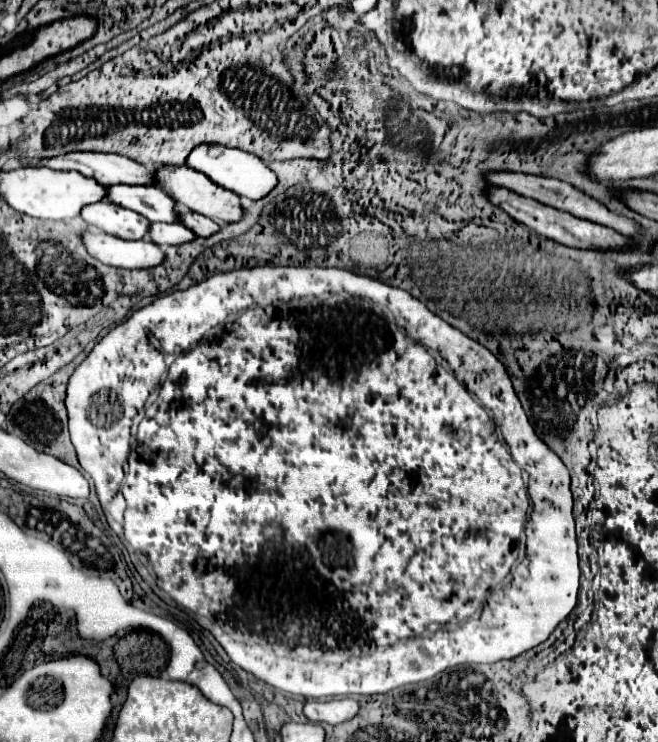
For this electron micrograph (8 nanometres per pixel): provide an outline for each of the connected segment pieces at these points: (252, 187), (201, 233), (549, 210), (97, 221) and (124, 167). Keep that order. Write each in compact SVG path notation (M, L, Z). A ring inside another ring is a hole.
M201 143L195 147L195 151L191 151L187 157L187 165L205 173L213 183L249 199L261 199L277 185L275 173L257 155L233 147L223 147L219 143Z
M183 211L183 223L181 225L185 225L197 237L209 237L215 231L219 231L217 223L213 223L211 219L207 219L207 217L199 215L199 213L193 213L193 211Z
M487 187L487 199L491 205L503 209L505 213L509 213L515 221L527 225L531 231L543 235L543 237L549 237L549 239L555 239L563 245L569 245L569 247L625 247L629 243L627 237L623 237L621 233L609 229L609 227L603 227L603 225L597 225L597 223L591 223L591 221L585 221L585 219L579 219L579 217L573 217L571 213L565 213L565 211L559 211L555 207L549 207L549 205L543 205L535 199L529 199L529 197L523 197L523 195L517 195L509 189L503 189L503 187Z
M91 203L83 207L79 213L81 219L85 219L89 225L109 233L117 235L121 239L143 239L149 229L149 221L143 219L139 213L123 209L113 203Z
M73 151L63 153L59 157L43 157L39 161L41 167L49 167L55 171L79 171L85 177L97 179L101 185L115 183L153 183L153 175L143 165L135 163L129 157L115 153L95 153L95 151Z

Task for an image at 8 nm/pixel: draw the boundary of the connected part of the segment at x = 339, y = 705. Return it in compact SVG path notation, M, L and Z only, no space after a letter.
M349 697L329 699L329 701L307 701L303 711L309 721L337 725L355 717L355 713L359 711L359 703Z

